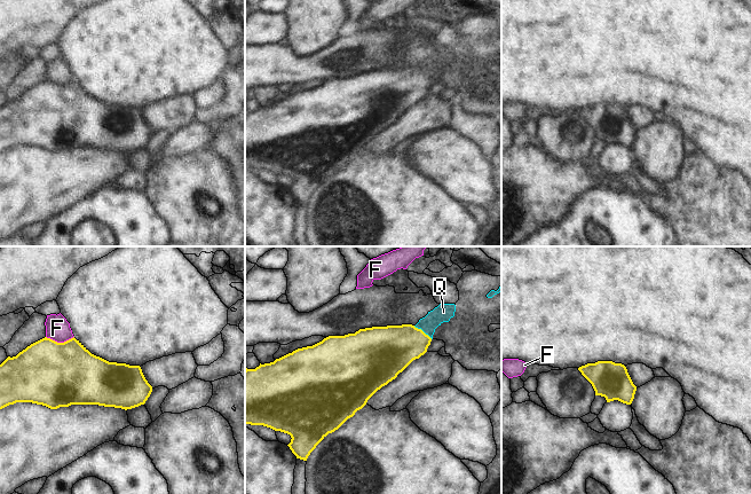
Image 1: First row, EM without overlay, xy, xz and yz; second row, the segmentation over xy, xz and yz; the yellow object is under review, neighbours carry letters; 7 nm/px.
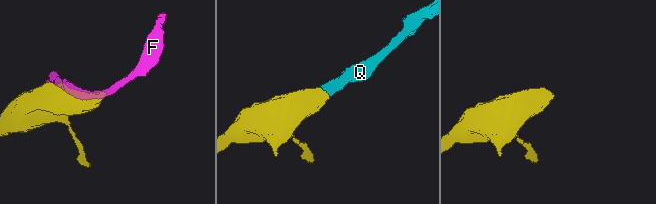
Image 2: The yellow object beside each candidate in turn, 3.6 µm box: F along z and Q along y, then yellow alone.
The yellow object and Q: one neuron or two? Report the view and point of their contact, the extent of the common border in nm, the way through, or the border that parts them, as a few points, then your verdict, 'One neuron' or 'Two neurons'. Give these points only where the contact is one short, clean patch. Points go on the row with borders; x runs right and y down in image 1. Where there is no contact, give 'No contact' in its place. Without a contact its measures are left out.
Touches yellow at xz (421, 330). Shared border 160 nm. Path across: xz (392, 349), (410, 342), (421, 330), (443, 312). One neuron.

